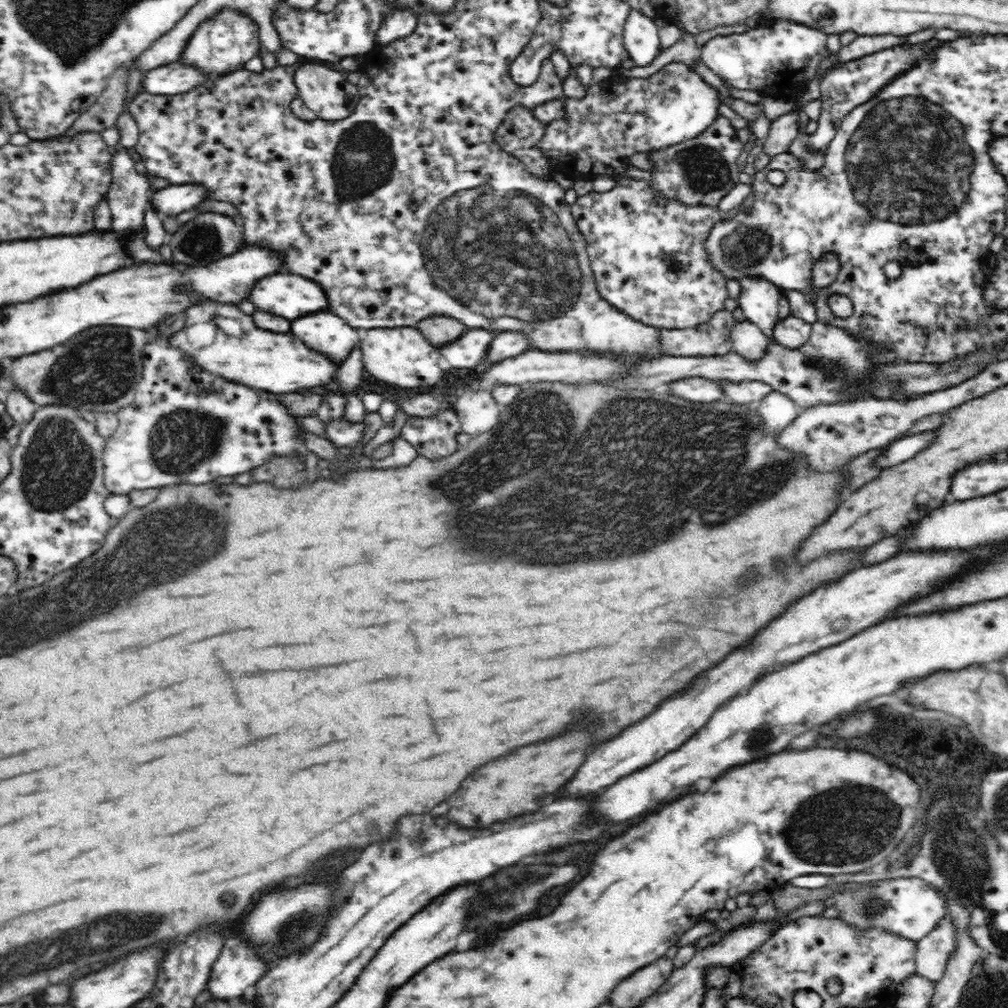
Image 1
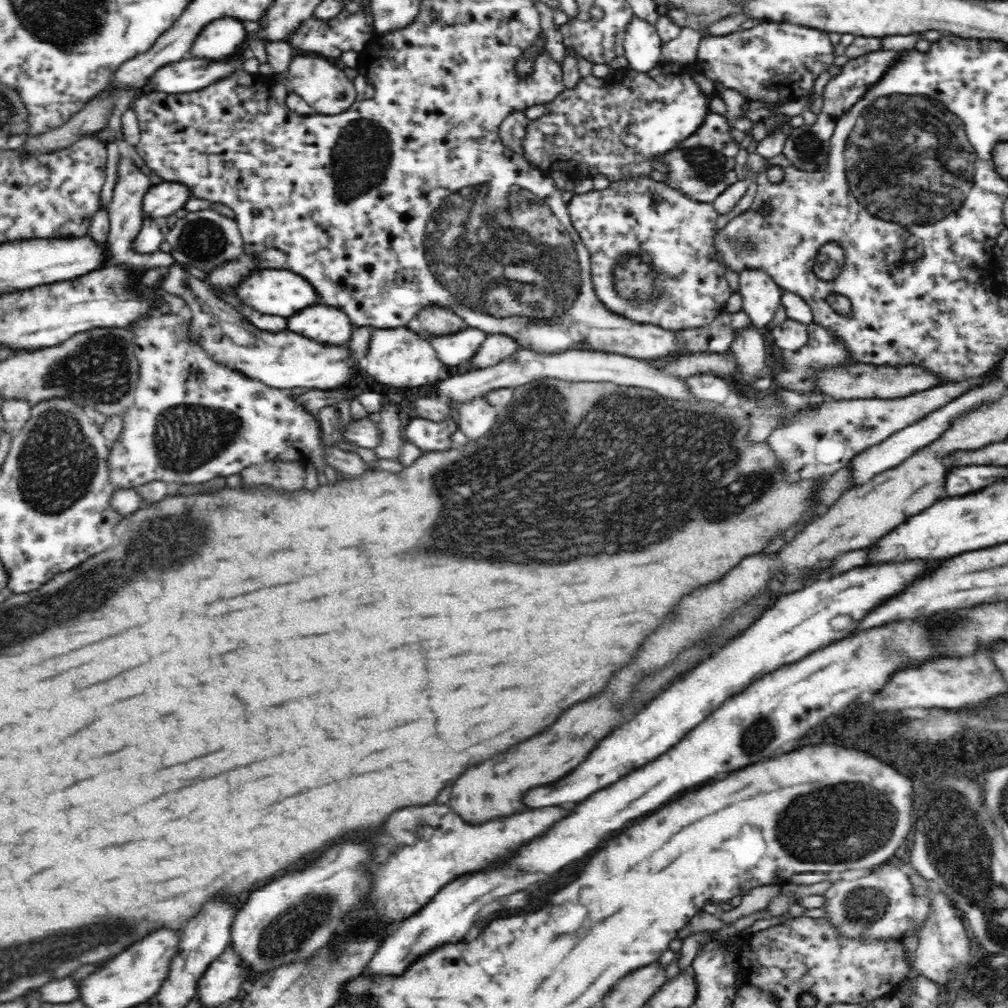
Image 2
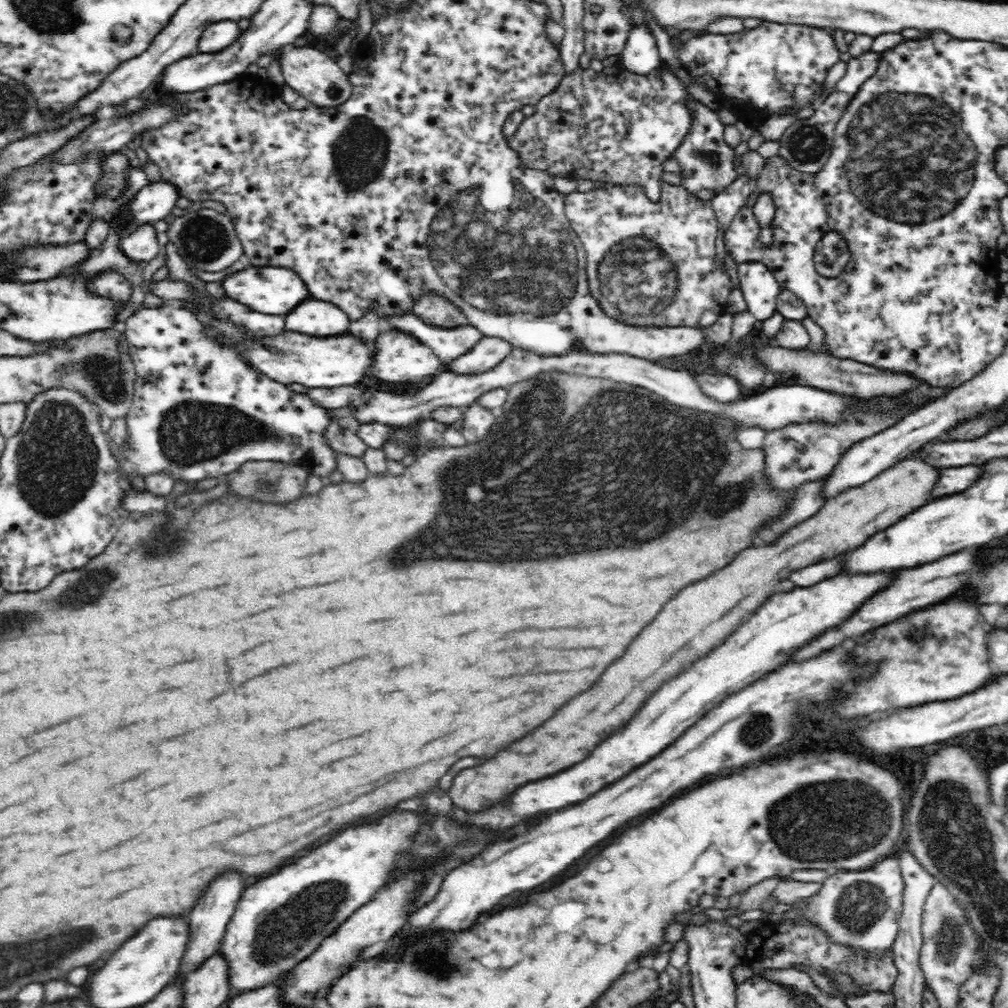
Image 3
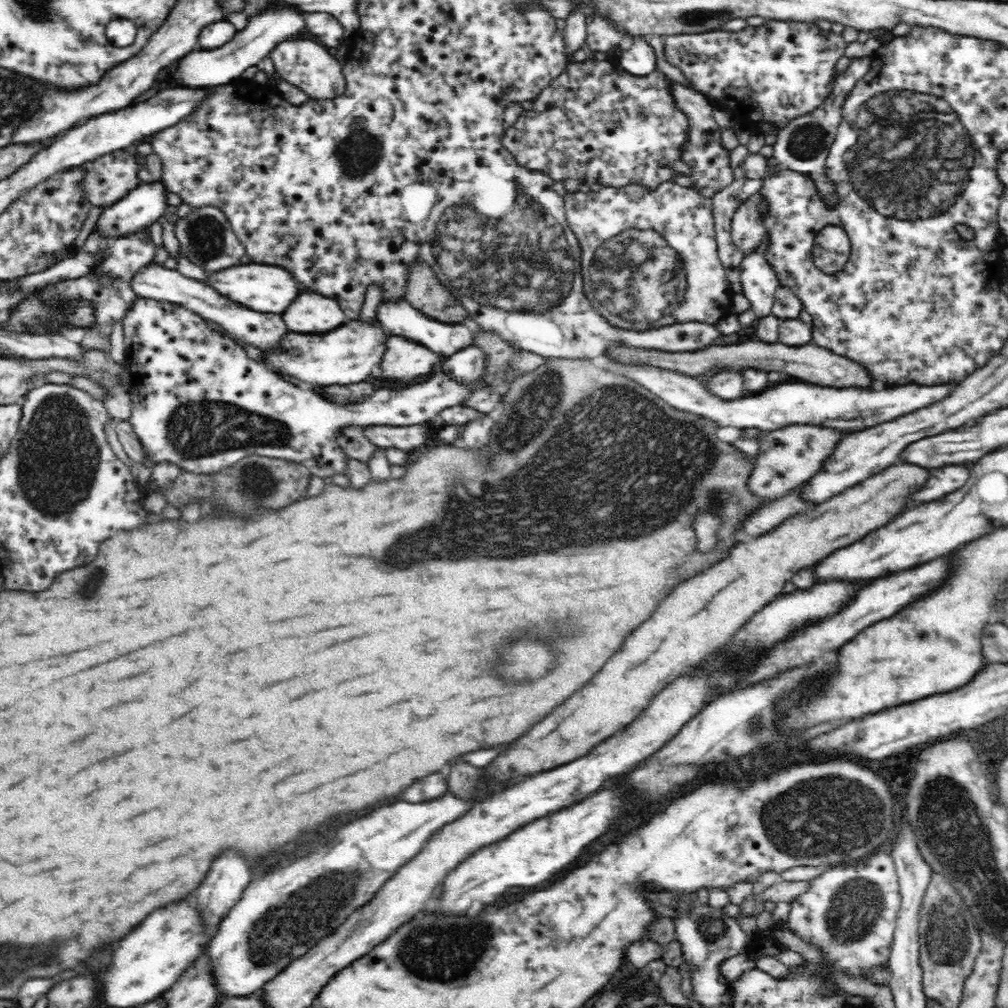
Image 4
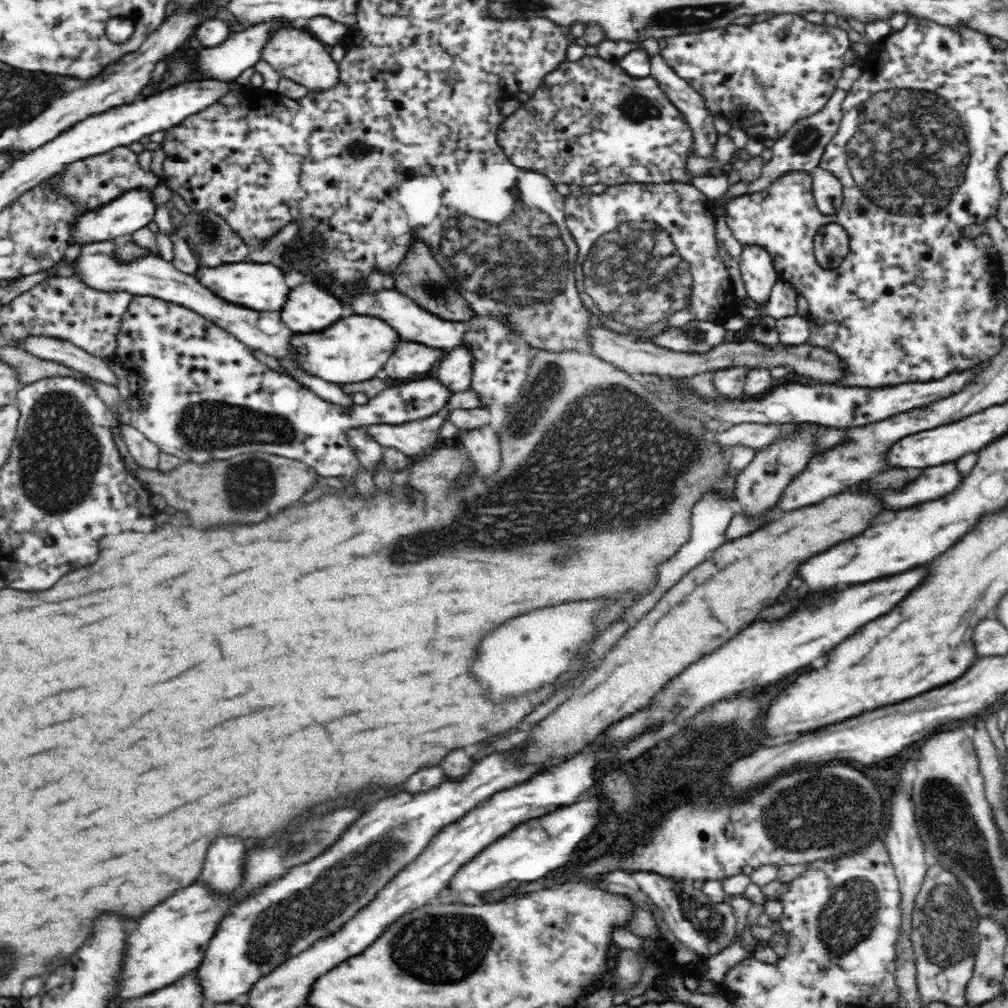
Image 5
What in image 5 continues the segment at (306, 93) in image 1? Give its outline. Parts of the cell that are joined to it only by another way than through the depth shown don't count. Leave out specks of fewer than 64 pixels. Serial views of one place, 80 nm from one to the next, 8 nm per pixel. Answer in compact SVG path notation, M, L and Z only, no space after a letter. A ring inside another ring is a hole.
M277 24L271 29L261 48L261 59L268 62L280 78L294 80L312 92L328 90L338 80L338 64L333 61L324 43L310 30L294 27L293 24Z

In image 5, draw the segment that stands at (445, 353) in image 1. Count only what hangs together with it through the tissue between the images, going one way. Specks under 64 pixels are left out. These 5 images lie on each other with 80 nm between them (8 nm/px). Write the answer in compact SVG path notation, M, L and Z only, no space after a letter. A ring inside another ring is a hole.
M367 278L344 283L343 286L345 286L346 299L349 299L349 304L346 305L351 313L370 315L386 320L386 322L390 323L390 325L394 326L394 329L402 334L404 340L422 342L422 344L432 346L432 348L446 348L446 350L450 350L454 346L462 345L463 333L468 331L465 322L442 320L442 318L430 314L428 310L420 308L408 295L394 288L370 288Z

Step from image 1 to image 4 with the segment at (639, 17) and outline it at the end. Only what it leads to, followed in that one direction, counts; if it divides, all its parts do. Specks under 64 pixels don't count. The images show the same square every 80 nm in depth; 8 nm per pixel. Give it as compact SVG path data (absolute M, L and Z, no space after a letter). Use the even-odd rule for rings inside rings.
M634 38L630 48L620 54L620 66L630 75L649 76L657 68L657 58L647 38Z

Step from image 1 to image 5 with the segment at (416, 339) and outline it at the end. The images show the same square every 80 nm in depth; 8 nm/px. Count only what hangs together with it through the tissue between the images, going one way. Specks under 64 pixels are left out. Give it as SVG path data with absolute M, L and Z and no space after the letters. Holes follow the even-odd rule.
M404 342L402 348L384 364L382 373L398 381L412 380L418 374L426 374L434 367L438 366L440 360L444 358L442 350L428 348L424 344L414 344L414 342Z

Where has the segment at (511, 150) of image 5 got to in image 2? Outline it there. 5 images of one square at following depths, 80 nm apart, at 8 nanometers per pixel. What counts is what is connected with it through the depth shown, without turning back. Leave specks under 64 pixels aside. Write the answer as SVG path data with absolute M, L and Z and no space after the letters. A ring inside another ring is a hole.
M659 64L653 70L646 73L640 73L629 68L617 69L610 71L606 78L596 78L594 74L581 76L574 85L574 88L565 88L554 100L546 102L544 104L545 113L531 120L530 124L527 124L524 136L519 140L521 155L532 168L540 169L541 171L556 172L558 170L558 172L569 173L576 170L578 174L584 174L584 176L590 176L591 178L596 176L596 174L606 176L610 182L630 180L632 178L656 178L657 171L654 170L654 166L645 163L646 158L661 160L662 156L668 154L670 150L674 150L688 136L692 136L696 132L696 128L702 124L703 116L709 112L707 110L708 97L707 94L702 92L700 86L692 80L690 70L678 64Z

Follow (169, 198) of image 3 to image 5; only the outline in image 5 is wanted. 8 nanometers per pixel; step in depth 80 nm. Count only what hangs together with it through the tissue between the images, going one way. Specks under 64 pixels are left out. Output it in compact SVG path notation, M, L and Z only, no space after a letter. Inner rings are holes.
M150 190L126 191L116 200L104 204L98 209L86 210L71 224L68 243L90 244L105 240L119 240L130 237L136 230L153 220L156 204L152 201Z

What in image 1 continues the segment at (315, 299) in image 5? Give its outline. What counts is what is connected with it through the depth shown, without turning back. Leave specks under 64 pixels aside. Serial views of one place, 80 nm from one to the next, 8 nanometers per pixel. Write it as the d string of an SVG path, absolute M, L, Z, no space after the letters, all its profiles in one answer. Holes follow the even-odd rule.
M330 310L310 312L292 320L292 332L312 348L330 352L334 360L346 358L358 340L354 328L346 323L346 319L342 320L342 316Z

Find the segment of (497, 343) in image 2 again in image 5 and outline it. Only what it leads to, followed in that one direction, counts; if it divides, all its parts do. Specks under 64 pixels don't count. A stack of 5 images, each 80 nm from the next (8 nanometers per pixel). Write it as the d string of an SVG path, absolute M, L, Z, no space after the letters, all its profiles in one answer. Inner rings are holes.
M458 346L452 350L442 362L438 363L435 370L435 379L451 394L469 390L471 377L471 354L467 348Z

